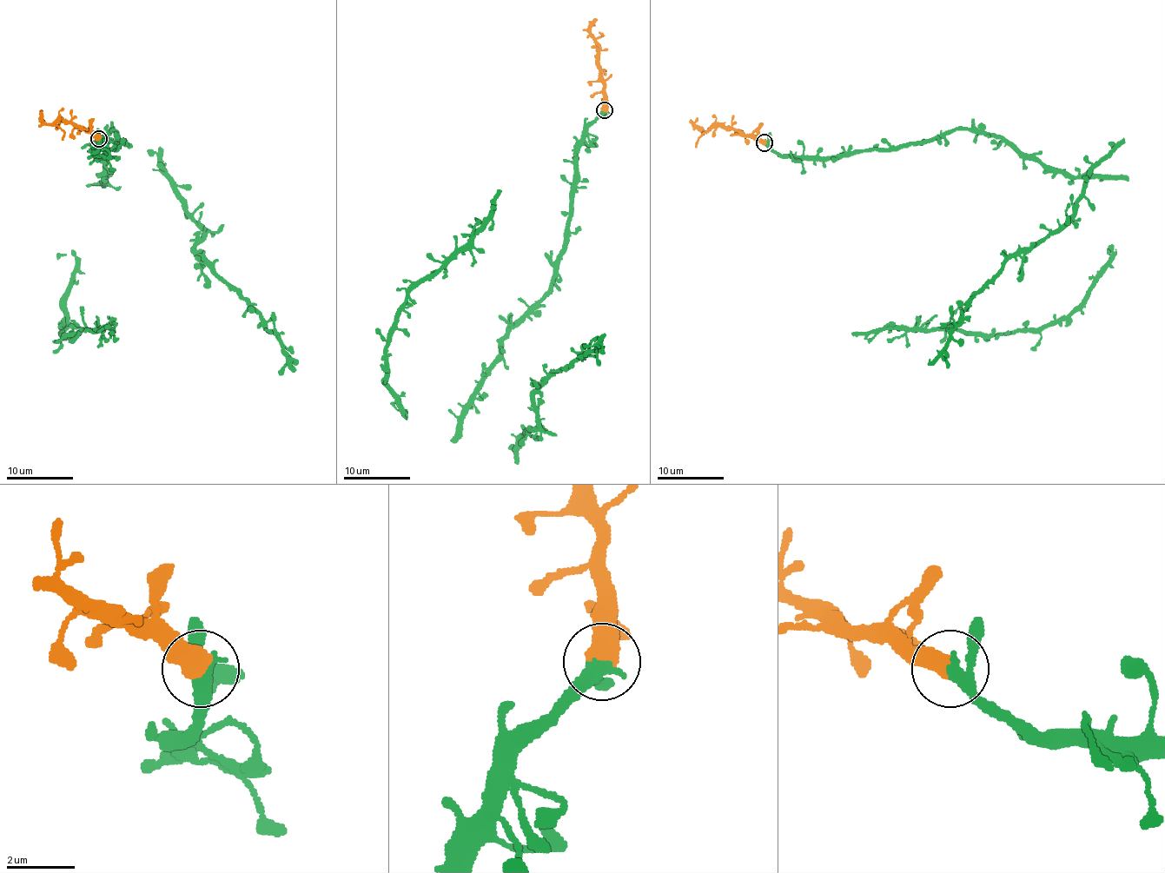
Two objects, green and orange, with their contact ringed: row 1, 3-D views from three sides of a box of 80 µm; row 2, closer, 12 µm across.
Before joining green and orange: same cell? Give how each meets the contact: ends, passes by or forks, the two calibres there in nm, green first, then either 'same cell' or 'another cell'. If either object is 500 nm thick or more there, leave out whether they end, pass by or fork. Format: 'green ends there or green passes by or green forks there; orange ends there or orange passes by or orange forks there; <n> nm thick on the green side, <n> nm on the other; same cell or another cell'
320 nm thick on the green side, 550 nm on the other; same cell

